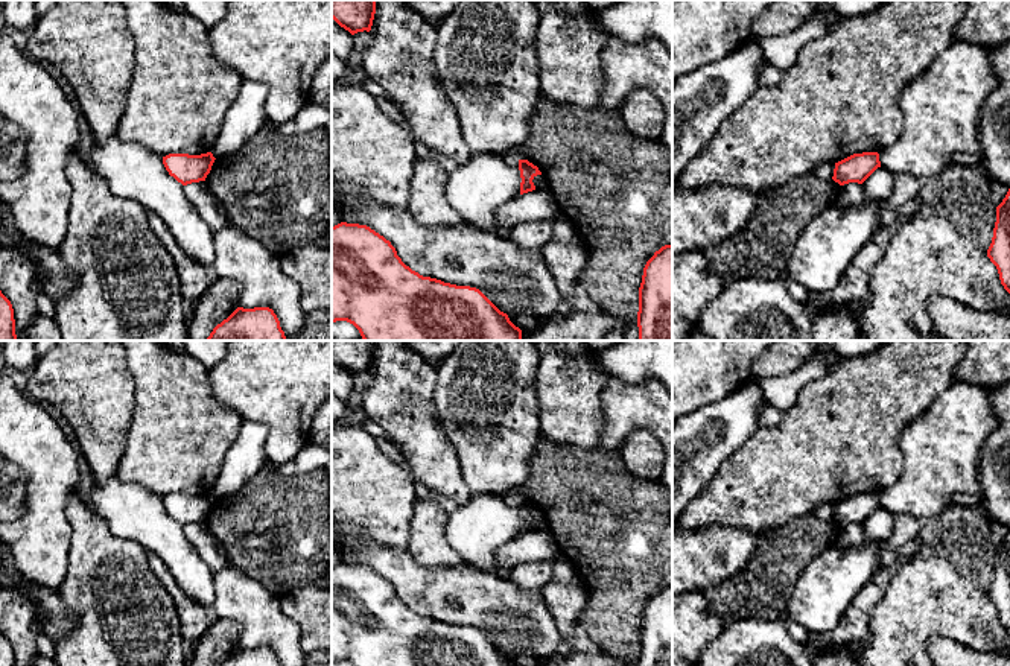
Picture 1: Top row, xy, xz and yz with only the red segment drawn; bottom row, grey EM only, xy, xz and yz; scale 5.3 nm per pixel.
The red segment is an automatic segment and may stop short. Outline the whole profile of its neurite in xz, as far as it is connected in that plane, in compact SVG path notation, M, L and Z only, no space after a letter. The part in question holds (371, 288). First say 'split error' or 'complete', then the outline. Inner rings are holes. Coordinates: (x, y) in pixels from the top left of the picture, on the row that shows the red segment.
complete; M341 222L332 227L332 322L347 321L353 324L364 341L523 341L522 330L516 327L507 313L500 312L479 289L456 286L437 278L423 277L406 266L395 248L383 236L367 225Z

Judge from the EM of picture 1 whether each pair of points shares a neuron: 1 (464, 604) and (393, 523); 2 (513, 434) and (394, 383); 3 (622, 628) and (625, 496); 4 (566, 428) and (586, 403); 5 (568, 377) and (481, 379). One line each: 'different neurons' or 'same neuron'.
1: different neurons
2: different neurons
3: same neuron
4: same neuron
5: different neurons

